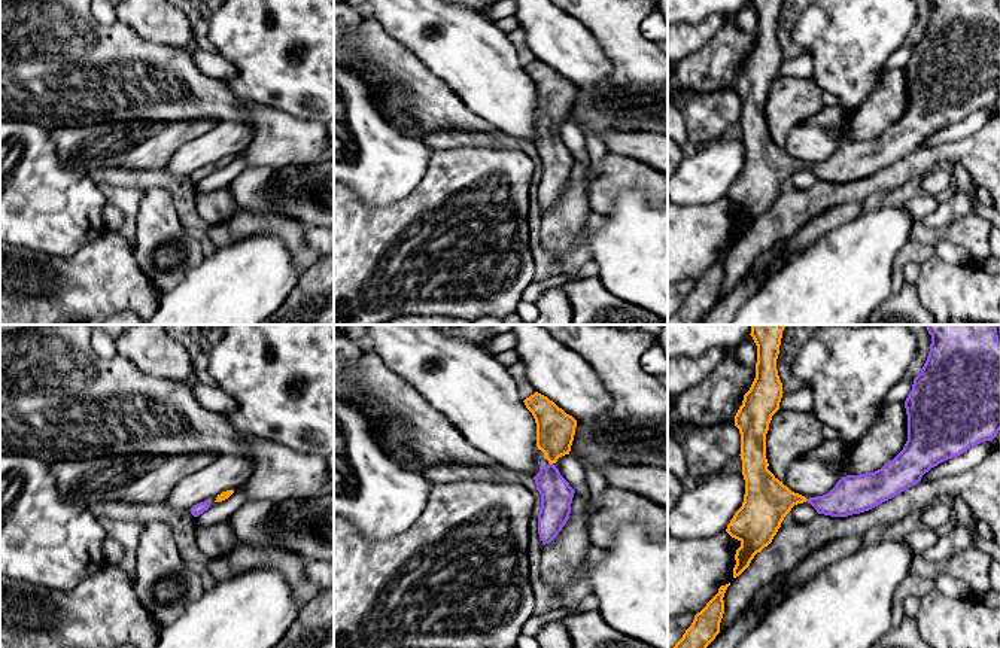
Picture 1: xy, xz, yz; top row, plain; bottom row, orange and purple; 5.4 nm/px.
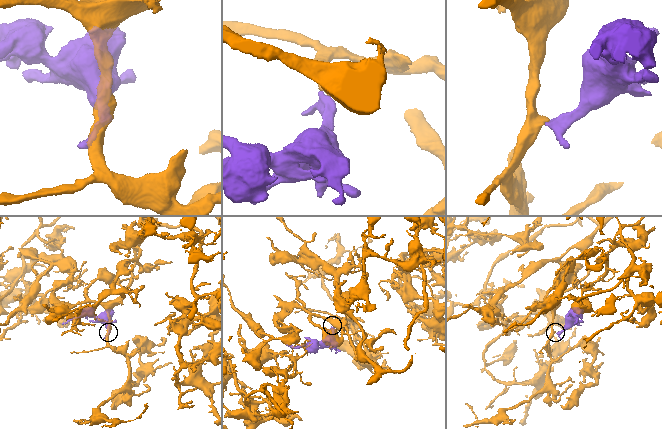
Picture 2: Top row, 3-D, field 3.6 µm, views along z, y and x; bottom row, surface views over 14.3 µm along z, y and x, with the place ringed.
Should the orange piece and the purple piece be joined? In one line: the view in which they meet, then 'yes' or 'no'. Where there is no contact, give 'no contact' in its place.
contact in xz; yes

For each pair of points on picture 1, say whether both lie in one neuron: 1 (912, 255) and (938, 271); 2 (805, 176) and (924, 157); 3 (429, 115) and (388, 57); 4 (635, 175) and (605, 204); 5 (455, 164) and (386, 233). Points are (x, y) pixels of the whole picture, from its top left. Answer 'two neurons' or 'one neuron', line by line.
1: two neurons
2: two neurons
3: one neuron
4: one neuron
5: one neuron

